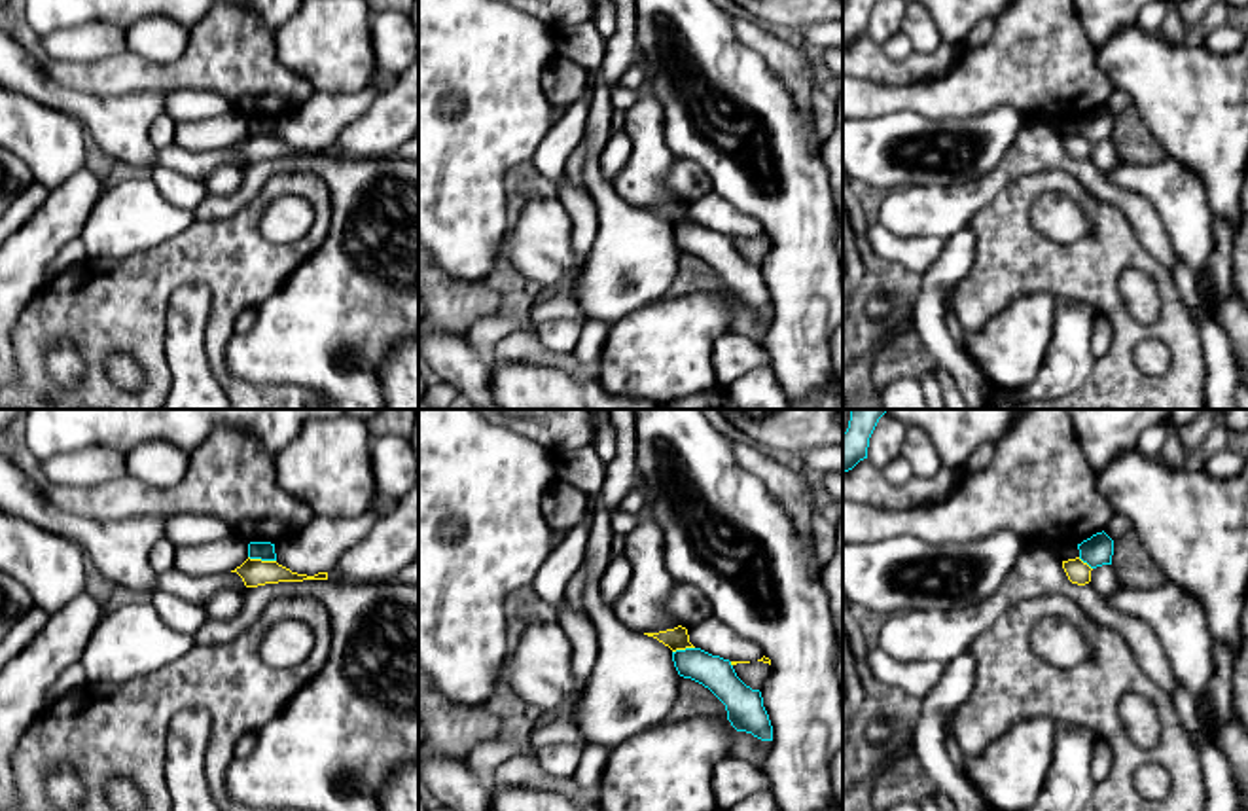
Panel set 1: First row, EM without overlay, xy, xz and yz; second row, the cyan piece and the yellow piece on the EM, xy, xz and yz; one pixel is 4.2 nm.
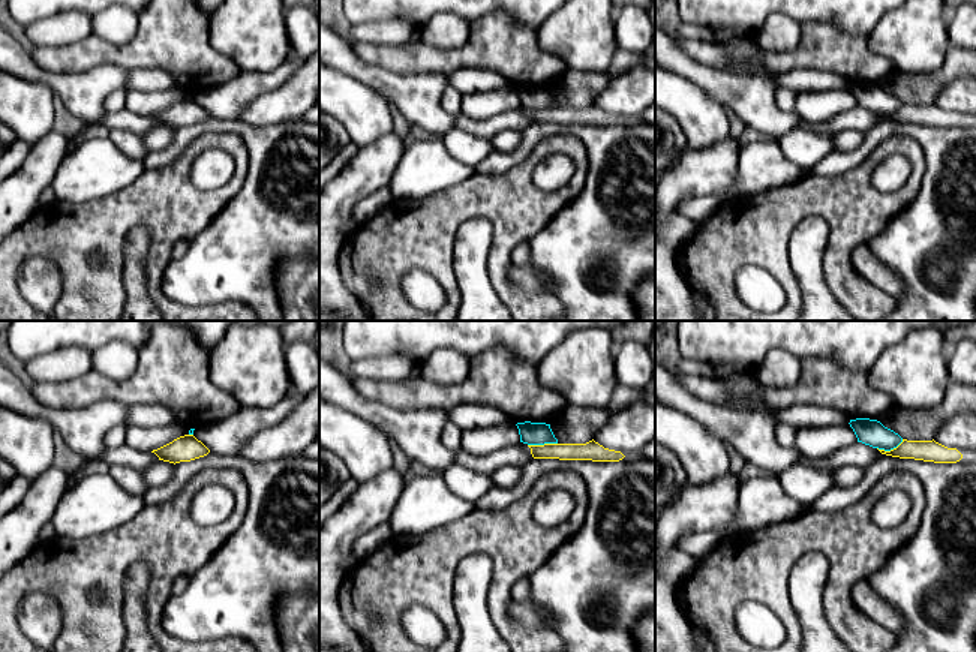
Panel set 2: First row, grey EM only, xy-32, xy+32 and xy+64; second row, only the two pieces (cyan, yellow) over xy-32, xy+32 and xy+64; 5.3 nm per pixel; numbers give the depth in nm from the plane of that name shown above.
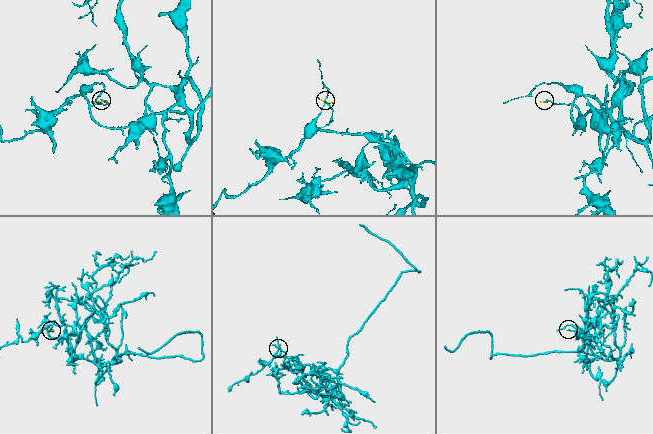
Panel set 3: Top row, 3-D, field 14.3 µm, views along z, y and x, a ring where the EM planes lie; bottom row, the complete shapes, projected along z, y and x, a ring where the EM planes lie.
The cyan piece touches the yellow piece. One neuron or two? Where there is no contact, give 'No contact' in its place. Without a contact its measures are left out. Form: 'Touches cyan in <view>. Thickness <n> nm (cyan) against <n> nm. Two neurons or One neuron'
Touches cyan in xy. Thickness 80 nm (cyan) against 120 nm. Two neurons

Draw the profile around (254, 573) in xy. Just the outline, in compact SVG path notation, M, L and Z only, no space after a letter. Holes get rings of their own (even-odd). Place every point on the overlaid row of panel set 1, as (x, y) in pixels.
M250 557L231 572L237 572L246 587L258 587L278 582L328 580L328 572L307 576L292 572L290 568L278 565L276 561L261 561Z

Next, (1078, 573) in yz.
M1079 557L1062 561L1062 568L1072 584L1085 586L1091 582L1091 567Z

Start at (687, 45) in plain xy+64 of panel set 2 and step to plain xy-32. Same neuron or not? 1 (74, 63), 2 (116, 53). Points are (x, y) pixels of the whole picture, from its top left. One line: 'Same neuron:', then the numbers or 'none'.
Same neuron: 1, 2

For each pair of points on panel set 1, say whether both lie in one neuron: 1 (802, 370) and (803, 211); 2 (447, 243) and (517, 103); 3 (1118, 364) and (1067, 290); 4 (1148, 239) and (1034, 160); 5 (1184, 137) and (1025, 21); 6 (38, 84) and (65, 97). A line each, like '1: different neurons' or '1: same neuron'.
1: same neuron
2: same neuron
3: same neuron
4: same neuron
5: different neurons
6: same neuron

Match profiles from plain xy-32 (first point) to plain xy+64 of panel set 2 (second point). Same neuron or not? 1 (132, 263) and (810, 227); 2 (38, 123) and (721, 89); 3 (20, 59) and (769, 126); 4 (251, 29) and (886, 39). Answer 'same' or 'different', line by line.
1: same
2: different
3: same
4: same

